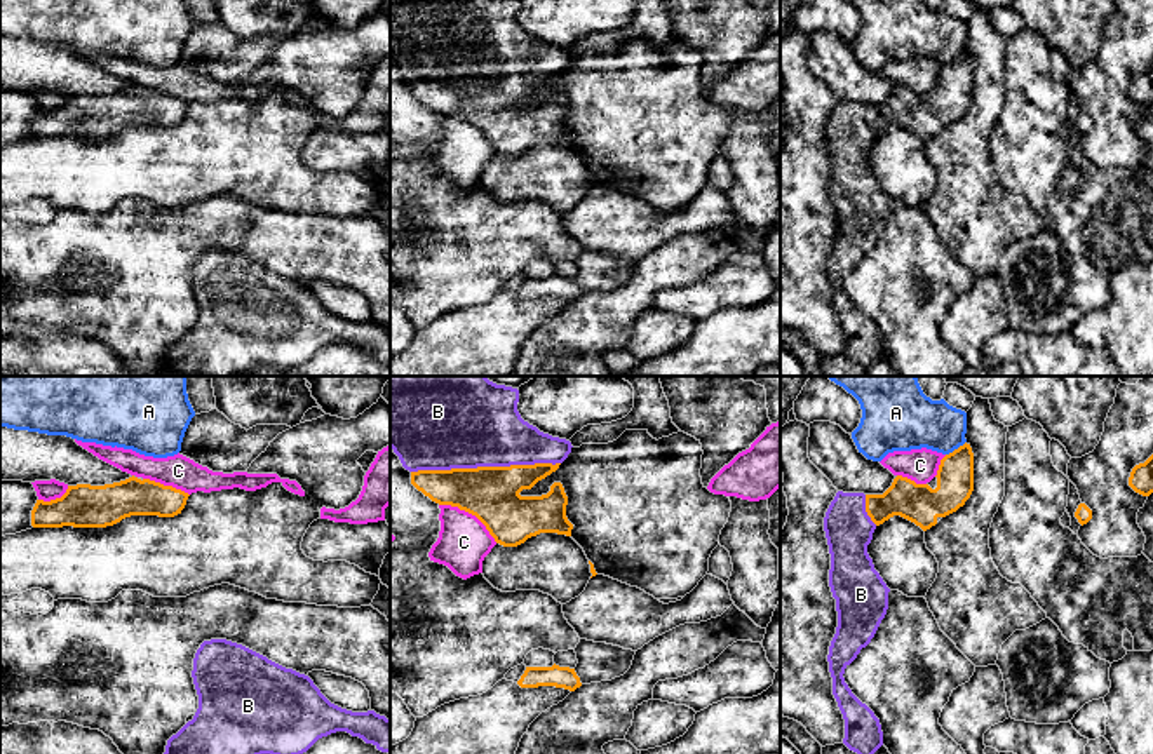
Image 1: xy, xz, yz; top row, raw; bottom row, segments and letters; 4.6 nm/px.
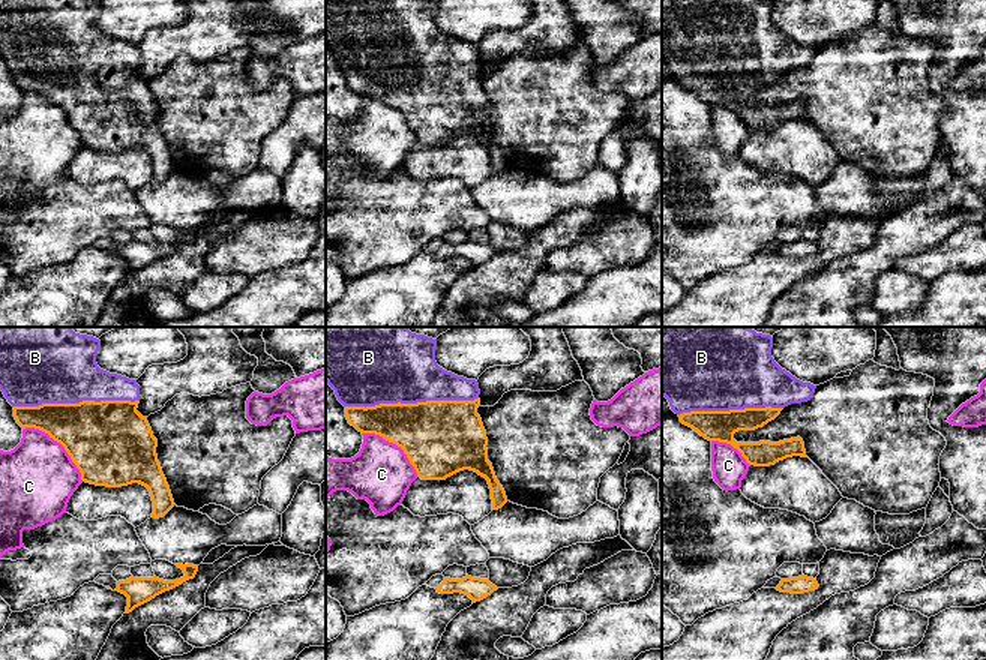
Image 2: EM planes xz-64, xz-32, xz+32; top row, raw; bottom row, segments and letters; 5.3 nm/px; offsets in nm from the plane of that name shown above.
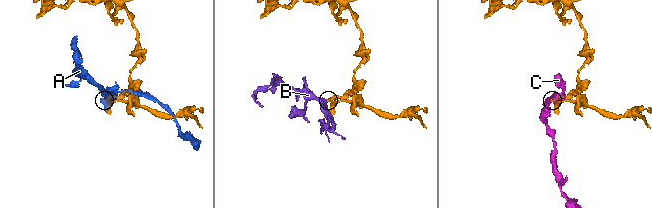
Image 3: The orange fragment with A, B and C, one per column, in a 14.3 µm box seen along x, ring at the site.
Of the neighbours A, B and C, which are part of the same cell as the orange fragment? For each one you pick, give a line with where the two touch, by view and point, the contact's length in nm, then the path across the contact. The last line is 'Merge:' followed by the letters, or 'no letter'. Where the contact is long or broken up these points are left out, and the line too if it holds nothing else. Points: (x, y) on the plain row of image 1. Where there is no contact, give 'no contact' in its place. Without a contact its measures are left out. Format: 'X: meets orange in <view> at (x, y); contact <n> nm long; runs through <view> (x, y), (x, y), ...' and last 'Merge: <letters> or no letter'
B: meets orange in xz at (485, 77); contact 700 nm long
Merge: B

